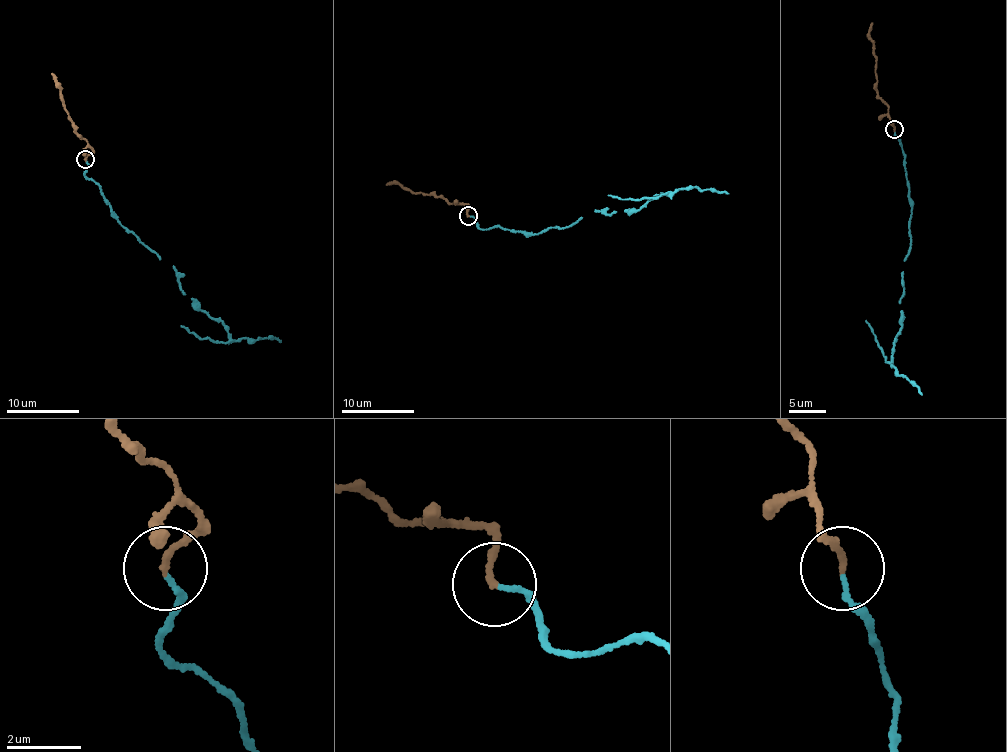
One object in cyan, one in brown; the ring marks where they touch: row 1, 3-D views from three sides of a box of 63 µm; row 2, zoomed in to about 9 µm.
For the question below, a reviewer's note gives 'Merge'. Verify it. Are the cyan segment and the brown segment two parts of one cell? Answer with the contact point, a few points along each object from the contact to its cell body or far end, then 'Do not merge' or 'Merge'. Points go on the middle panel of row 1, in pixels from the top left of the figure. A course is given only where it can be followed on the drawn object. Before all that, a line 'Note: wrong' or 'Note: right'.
Note: right
Place: (468, 215). Course of cyan: (468, 216), (480, 229), (538, 235), (594, 210), (632, 213), (668, 193), (608, 194). Course of brown: (468, 216), (468, 207), (463, 203), (451, 203), (435, 196), (417, 193), (390, 181), (385, 184). Merge

